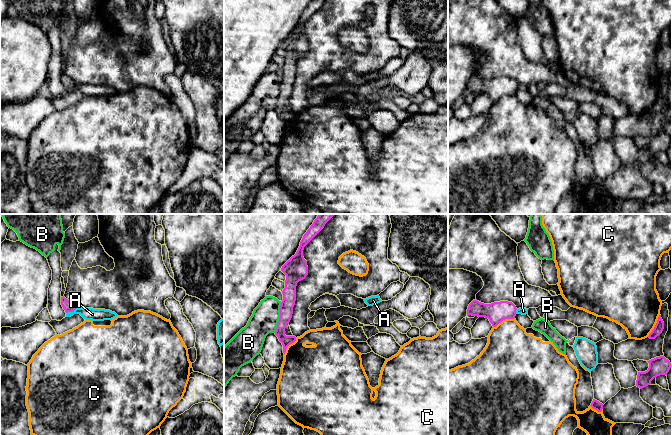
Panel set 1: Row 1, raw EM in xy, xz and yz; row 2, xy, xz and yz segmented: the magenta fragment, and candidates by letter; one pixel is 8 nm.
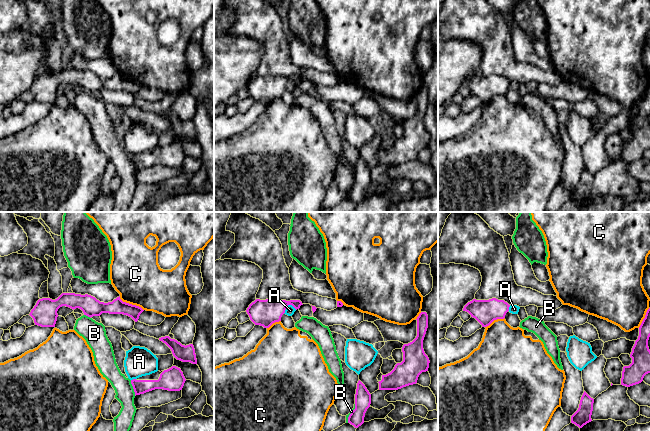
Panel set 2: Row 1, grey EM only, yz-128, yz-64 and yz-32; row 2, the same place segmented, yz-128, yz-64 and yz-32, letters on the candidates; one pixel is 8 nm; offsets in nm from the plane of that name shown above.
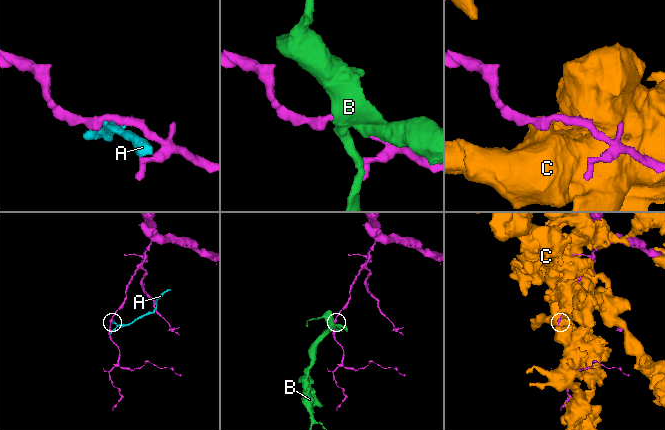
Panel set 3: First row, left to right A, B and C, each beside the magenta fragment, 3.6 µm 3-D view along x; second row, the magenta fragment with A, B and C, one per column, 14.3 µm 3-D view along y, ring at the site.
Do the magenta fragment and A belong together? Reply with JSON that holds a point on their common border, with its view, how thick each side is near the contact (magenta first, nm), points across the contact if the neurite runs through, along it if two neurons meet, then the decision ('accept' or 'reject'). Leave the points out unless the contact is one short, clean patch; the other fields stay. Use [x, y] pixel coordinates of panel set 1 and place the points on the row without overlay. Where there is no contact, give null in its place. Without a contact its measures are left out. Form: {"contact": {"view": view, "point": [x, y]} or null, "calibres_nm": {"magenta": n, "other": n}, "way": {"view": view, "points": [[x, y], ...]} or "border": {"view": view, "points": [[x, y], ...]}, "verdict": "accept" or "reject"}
{"contact": {"view": "xy", "point": [71, 87]}, "calibres_nm": {"magenta": 90, "other": 100}, "border": {"view": "xy", "points": [[76, 84], [66, 89]]}, "verdict": "reject"}

